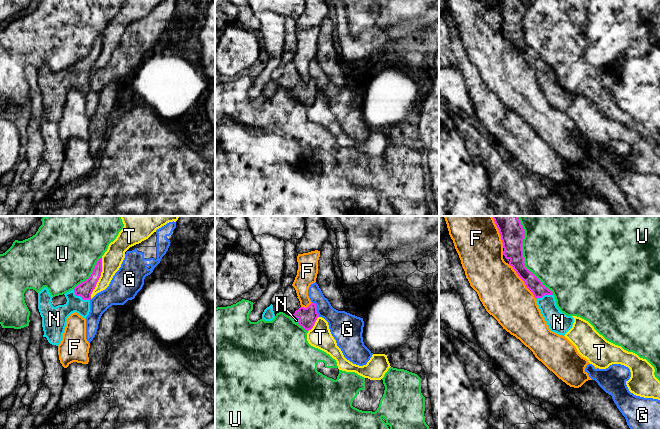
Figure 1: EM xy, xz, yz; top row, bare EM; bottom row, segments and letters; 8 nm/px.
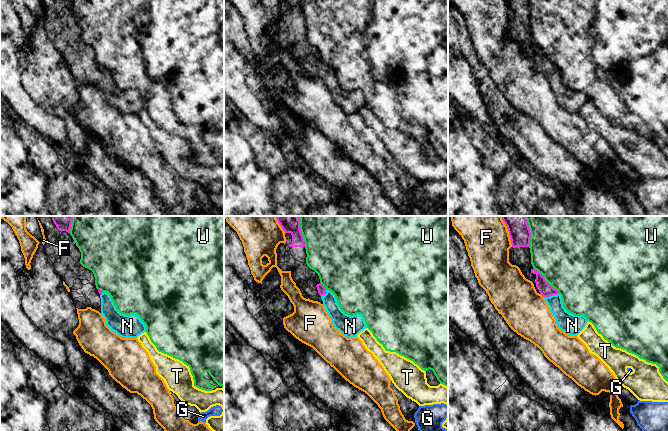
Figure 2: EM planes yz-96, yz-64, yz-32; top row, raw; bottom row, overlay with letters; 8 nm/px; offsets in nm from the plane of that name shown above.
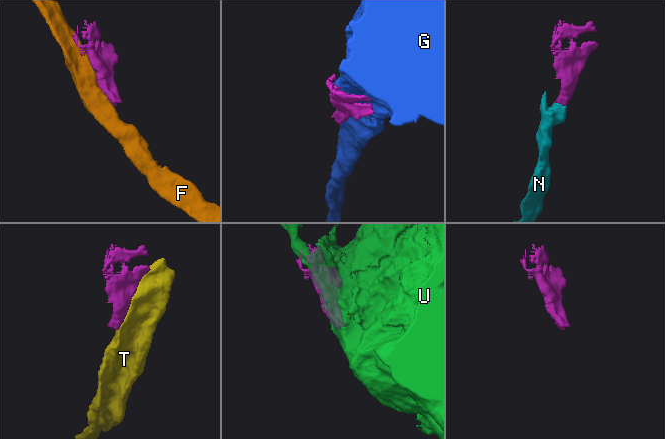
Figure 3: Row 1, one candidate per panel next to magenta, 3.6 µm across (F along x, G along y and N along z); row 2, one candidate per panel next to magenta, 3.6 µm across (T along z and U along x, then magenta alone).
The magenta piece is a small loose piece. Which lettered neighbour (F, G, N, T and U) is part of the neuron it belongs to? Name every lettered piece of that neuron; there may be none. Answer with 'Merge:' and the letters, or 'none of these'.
Merge: N

